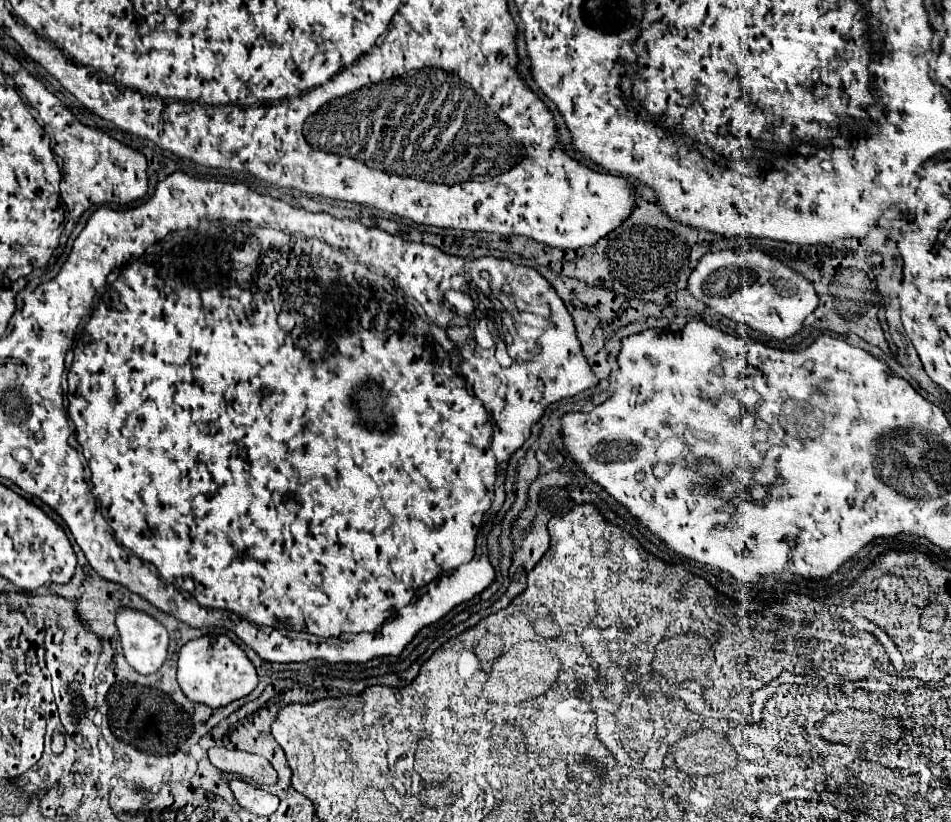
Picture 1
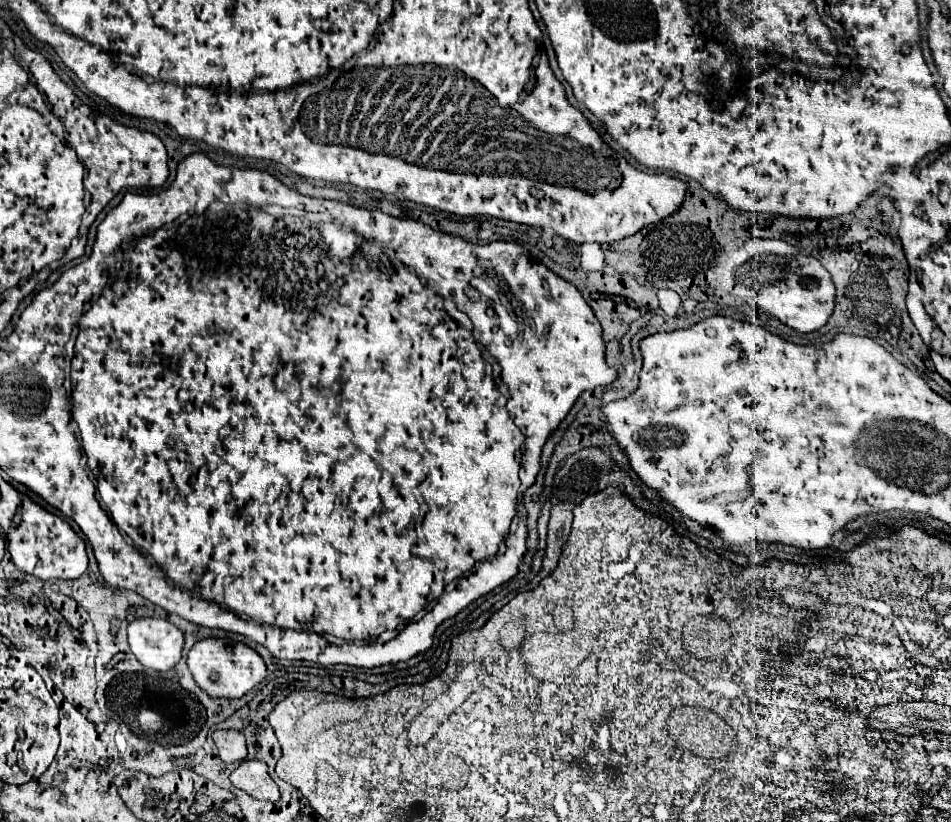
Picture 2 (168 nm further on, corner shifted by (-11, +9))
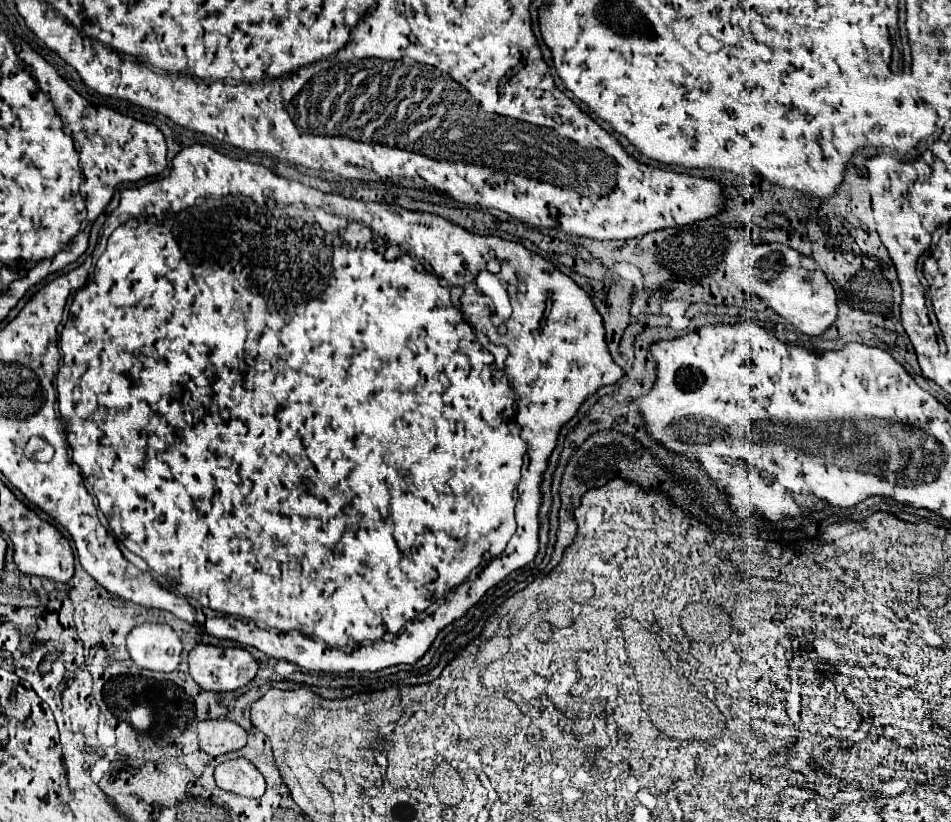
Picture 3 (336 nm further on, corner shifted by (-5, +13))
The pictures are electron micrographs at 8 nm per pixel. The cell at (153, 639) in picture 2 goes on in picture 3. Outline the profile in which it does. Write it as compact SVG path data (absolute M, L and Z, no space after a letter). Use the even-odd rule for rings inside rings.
M145 622L135 626L127 638L127 652L131 660L147 670L173 672L181 656L181 640L167 624Z

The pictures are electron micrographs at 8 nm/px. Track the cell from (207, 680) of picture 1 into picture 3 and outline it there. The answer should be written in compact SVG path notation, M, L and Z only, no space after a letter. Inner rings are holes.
M197 644L189 656L189 674L193 680L203 688L203 690L213 690L213 692L227 692L227 690L237 690L249 684L257 670L259 664L255 658L243 650L243 648L223 648L223 646L211 646L211 644Z

